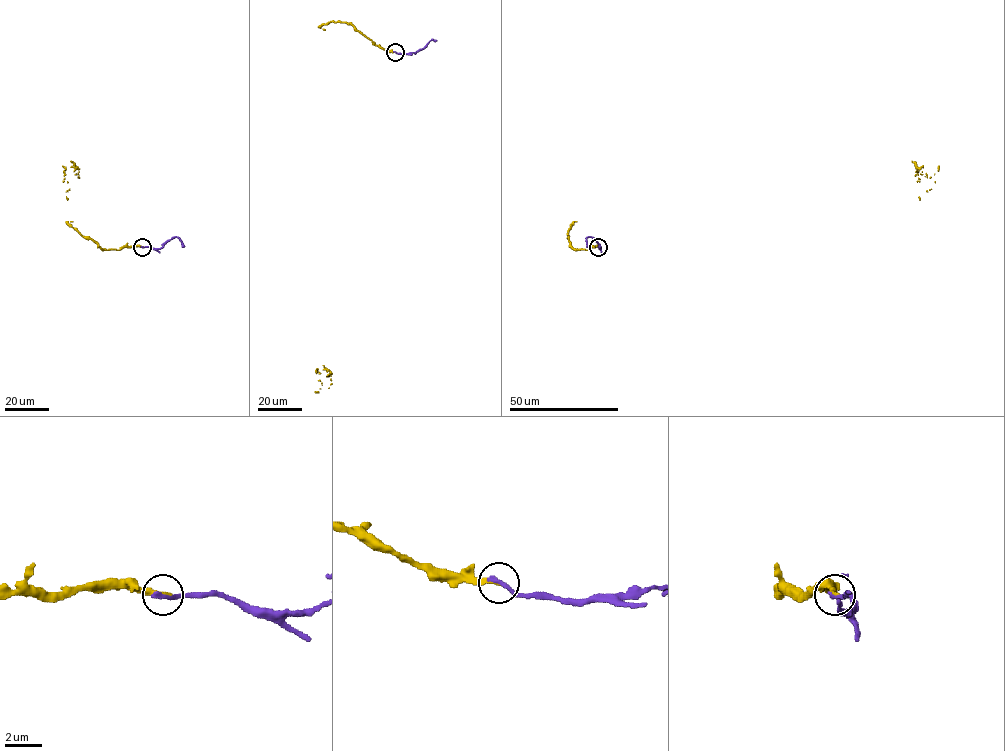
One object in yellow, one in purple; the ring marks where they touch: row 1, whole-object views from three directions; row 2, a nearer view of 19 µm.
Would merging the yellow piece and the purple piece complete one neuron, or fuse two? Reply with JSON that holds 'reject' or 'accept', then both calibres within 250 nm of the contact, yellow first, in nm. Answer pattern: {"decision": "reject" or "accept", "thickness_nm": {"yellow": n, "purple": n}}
{"decision": "reject", "thickness_nm": {"yellow": 280, "purple": 280}}

